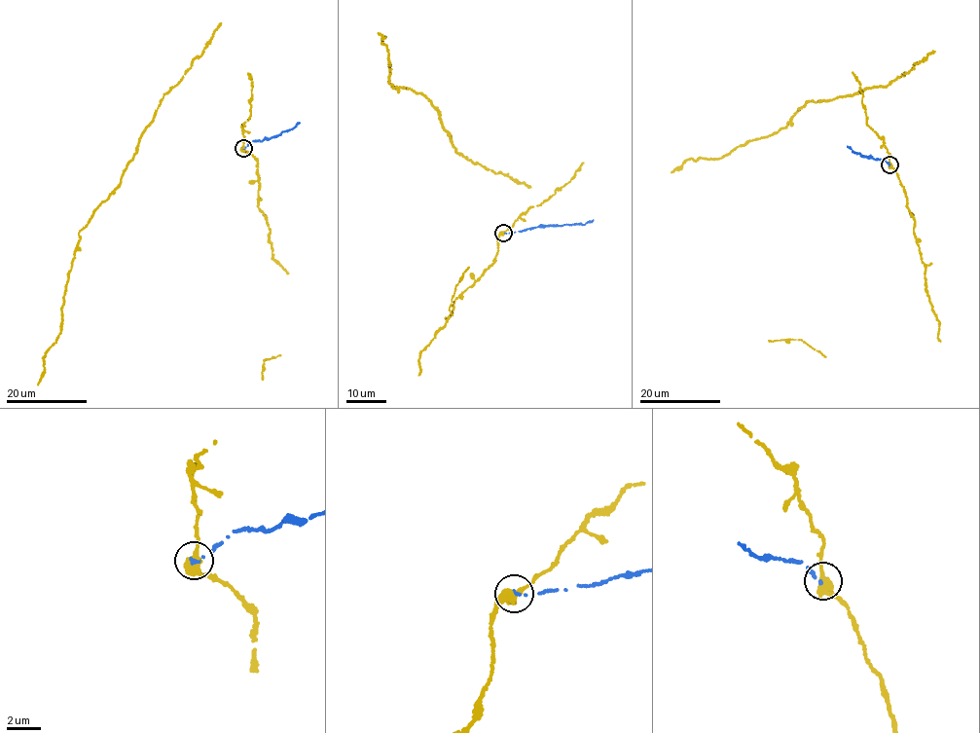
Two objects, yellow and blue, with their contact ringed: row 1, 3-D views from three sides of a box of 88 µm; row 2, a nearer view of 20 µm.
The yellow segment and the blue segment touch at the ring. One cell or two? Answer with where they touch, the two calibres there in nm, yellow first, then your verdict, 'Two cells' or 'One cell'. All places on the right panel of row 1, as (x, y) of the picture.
Place: (889, 164). Thickness 480 nm (yellow) against 220 nm. Two cells

